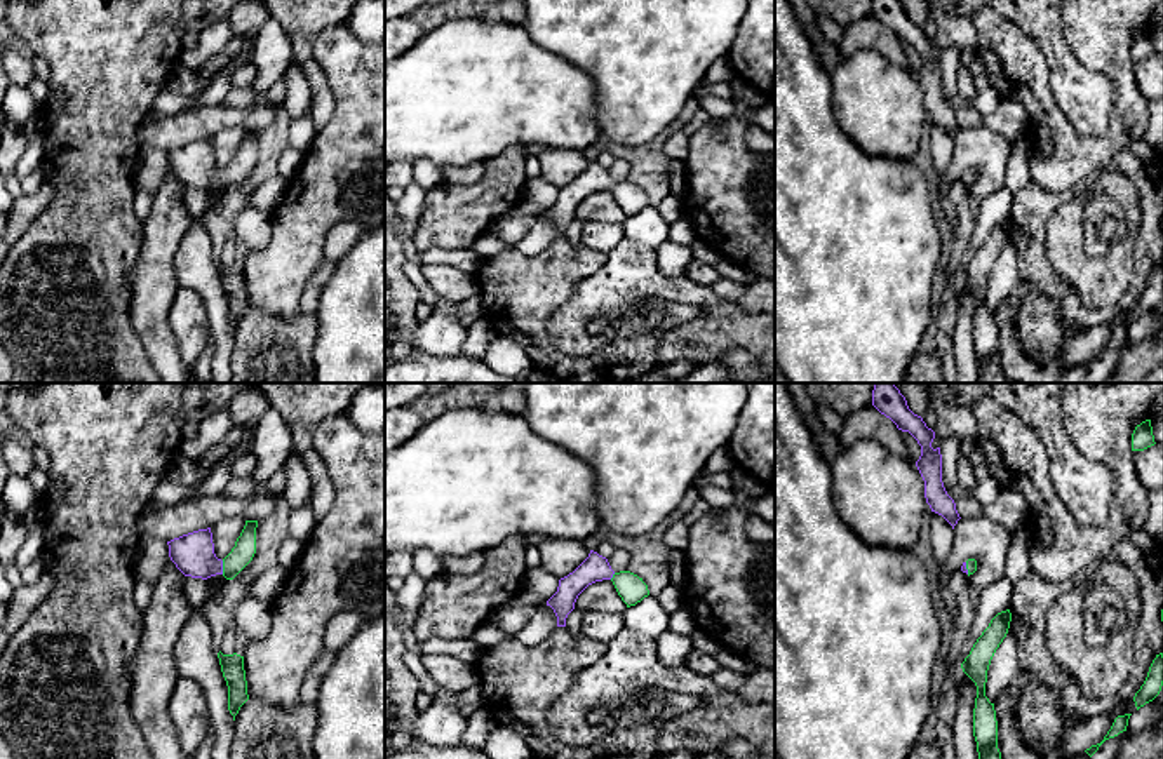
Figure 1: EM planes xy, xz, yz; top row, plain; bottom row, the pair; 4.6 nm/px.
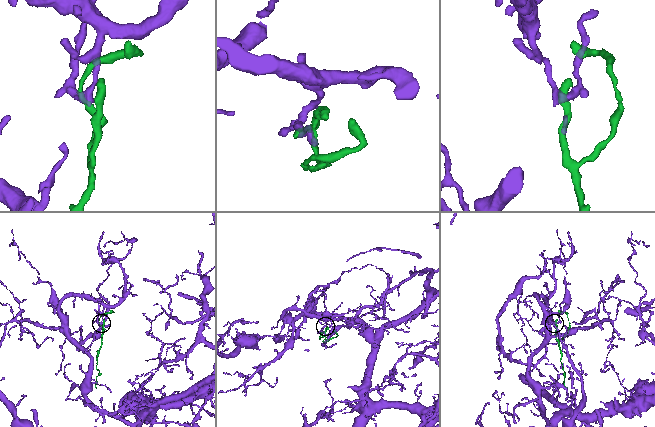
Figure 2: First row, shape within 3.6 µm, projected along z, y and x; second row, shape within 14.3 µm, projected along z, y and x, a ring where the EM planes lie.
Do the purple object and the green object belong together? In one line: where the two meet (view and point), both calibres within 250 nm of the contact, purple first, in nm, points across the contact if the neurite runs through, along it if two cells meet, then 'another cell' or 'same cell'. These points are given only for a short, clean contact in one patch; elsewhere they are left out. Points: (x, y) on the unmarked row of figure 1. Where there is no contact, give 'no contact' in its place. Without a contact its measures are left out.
meets purple in xy at (221, 178); 190 nm thick on the purple side, 100 nm on the other; runs through xy (194, 164), (204, 174), (221, 178), (242, 162); same cell

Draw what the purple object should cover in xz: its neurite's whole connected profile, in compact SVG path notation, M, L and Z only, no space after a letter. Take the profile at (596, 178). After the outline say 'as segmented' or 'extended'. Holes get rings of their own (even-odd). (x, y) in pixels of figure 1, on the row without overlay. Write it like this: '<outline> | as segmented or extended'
M590 160L588 167L568 186L559 190L557 202L547 211L557 226L557 237L566 237L578 205L592 193L611 190L627 218L649 205L648 195L630 181L615 183L606 167Z | extended

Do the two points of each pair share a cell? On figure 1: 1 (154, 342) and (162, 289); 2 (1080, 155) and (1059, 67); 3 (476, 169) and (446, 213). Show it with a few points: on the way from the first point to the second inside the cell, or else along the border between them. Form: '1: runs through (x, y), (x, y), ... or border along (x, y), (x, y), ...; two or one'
1: runs through (154, 329), (154, 302); one
2: border along (1050, 89), (1059, 110), (1078, 129), (1106, 129); two
3: border along (486, 164), (481, 176), (472, 183), (441, 185); two

